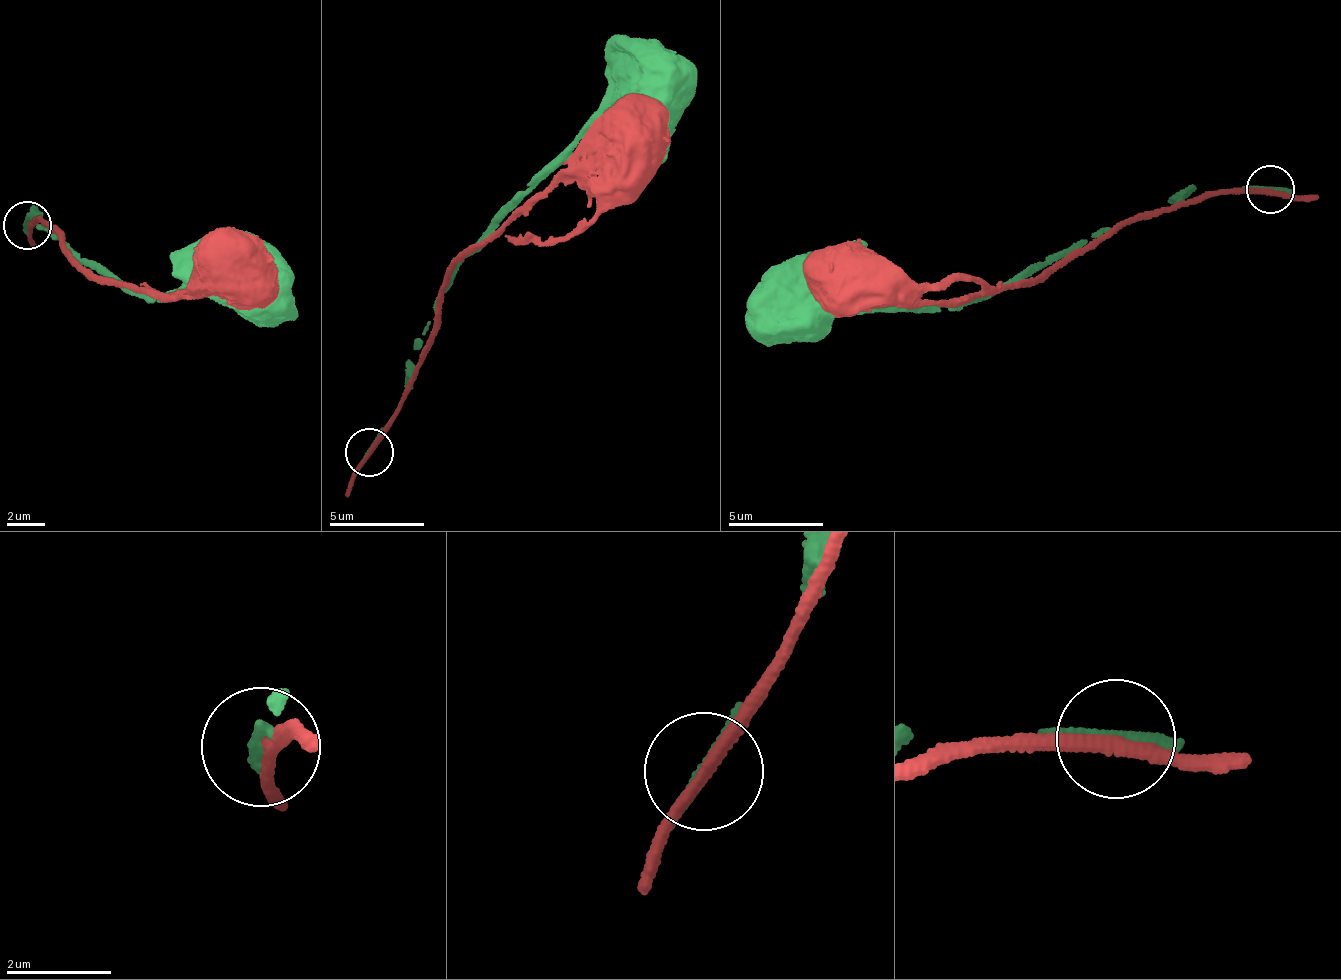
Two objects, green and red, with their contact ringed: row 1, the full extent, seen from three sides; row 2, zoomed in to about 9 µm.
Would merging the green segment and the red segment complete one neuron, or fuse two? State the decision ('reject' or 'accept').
reject

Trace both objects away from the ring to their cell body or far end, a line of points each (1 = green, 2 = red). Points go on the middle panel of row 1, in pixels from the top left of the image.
1: (369, 451), (408, 386), (429, 320), (464, 255), (485, 247), (517, 199), (566, 160), (598, 119), (639, 77)
2: (369, 451), (430, 346), (453, 265), (539, 195), (587, 179), (615, 129), (635, 130)

